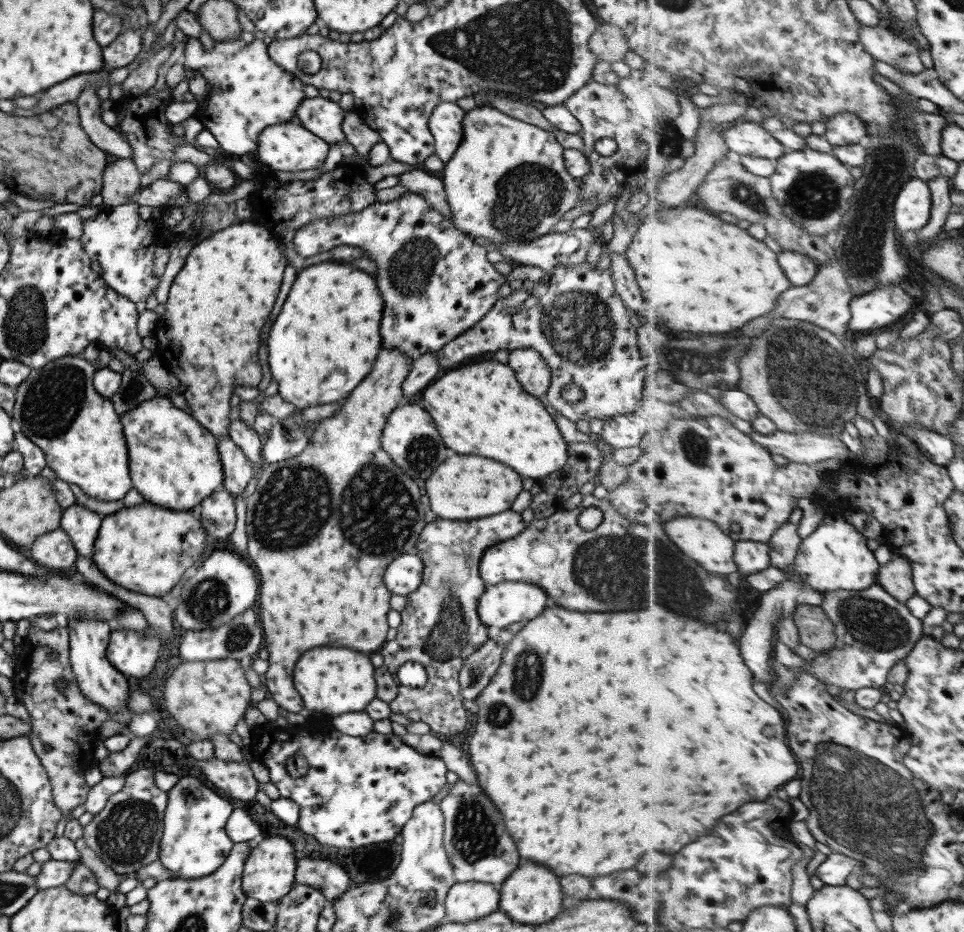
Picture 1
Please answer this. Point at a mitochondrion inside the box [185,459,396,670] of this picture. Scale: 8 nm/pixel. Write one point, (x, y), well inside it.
(238, 640)

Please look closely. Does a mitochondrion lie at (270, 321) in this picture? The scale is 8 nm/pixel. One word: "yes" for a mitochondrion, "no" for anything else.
no

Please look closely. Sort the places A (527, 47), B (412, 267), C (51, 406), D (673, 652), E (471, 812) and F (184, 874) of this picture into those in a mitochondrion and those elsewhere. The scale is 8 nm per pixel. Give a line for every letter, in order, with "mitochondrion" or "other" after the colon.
A: mitochondrion
B: mitochondrion
C: mitochondrion
D: other
E: mitochondrion
F: other

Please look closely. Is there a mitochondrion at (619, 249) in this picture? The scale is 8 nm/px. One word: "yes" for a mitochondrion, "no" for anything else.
no

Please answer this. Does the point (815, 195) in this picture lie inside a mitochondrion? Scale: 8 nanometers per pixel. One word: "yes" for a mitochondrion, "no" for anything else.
yes

